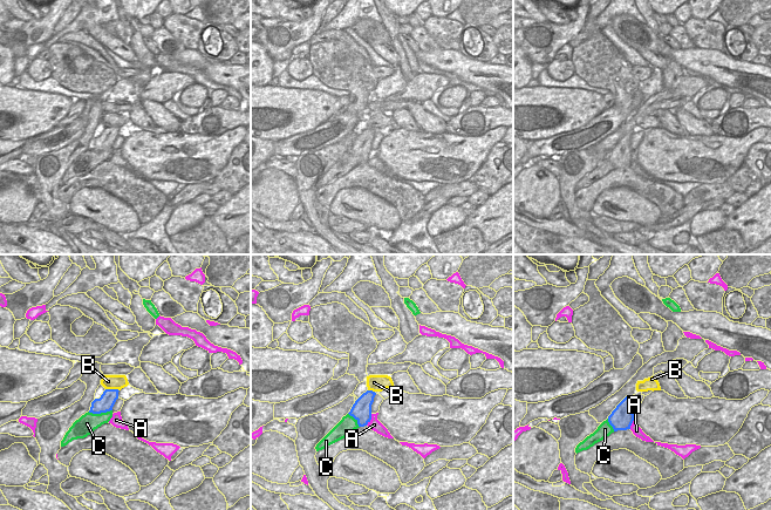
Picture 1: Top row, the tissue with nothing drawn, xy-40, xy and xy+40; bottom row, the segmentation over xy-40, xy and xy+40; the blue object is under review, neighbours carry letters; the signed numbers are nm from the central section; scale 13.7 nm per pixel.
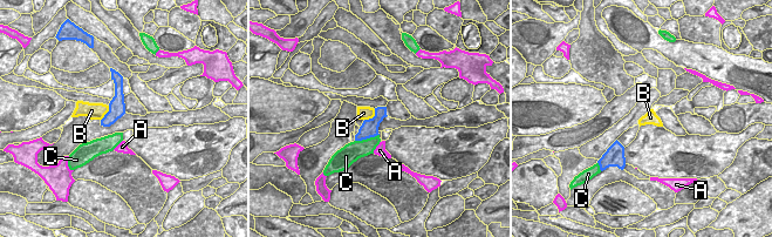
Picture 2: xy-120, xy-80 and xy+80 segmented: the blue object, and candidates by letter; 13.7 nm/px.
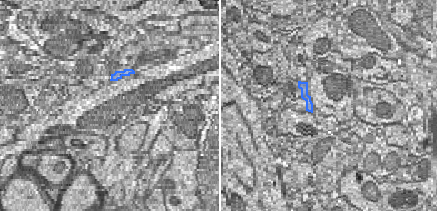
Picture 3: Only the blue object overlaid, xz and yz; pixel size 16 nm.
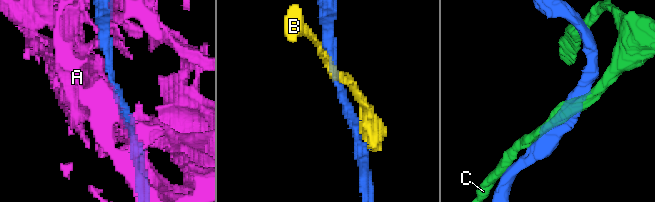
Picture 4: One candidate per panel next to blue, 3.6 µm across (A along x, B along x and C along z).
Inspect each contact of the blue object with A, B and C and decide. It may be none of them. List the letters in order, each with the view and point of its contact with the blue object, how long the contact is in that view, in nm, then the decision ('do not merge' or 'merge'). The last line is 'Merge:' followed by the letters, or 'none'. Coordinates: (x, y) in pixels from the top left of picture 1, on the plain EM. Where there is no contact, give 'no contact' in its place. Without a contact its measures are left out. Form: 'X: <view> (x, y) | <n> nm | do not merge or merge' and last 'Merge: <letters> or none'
A: xy (369, 157) | 180 nm | do not merge
B: xy-40 (113, 127) | 190 nm | do not merge
C: xy-40 (100, 150) | 340 nm | do not merge
Merge: none

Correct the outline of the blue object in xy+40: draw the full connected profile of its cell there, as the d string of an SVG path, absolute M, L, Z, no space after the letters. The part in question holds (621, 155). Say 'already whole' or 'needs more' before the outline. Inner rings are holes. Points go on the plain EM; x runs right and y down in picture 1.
already whole; M626 134L608 154L608 159L614 169L630 166L634 151L630 148L632 134Z

